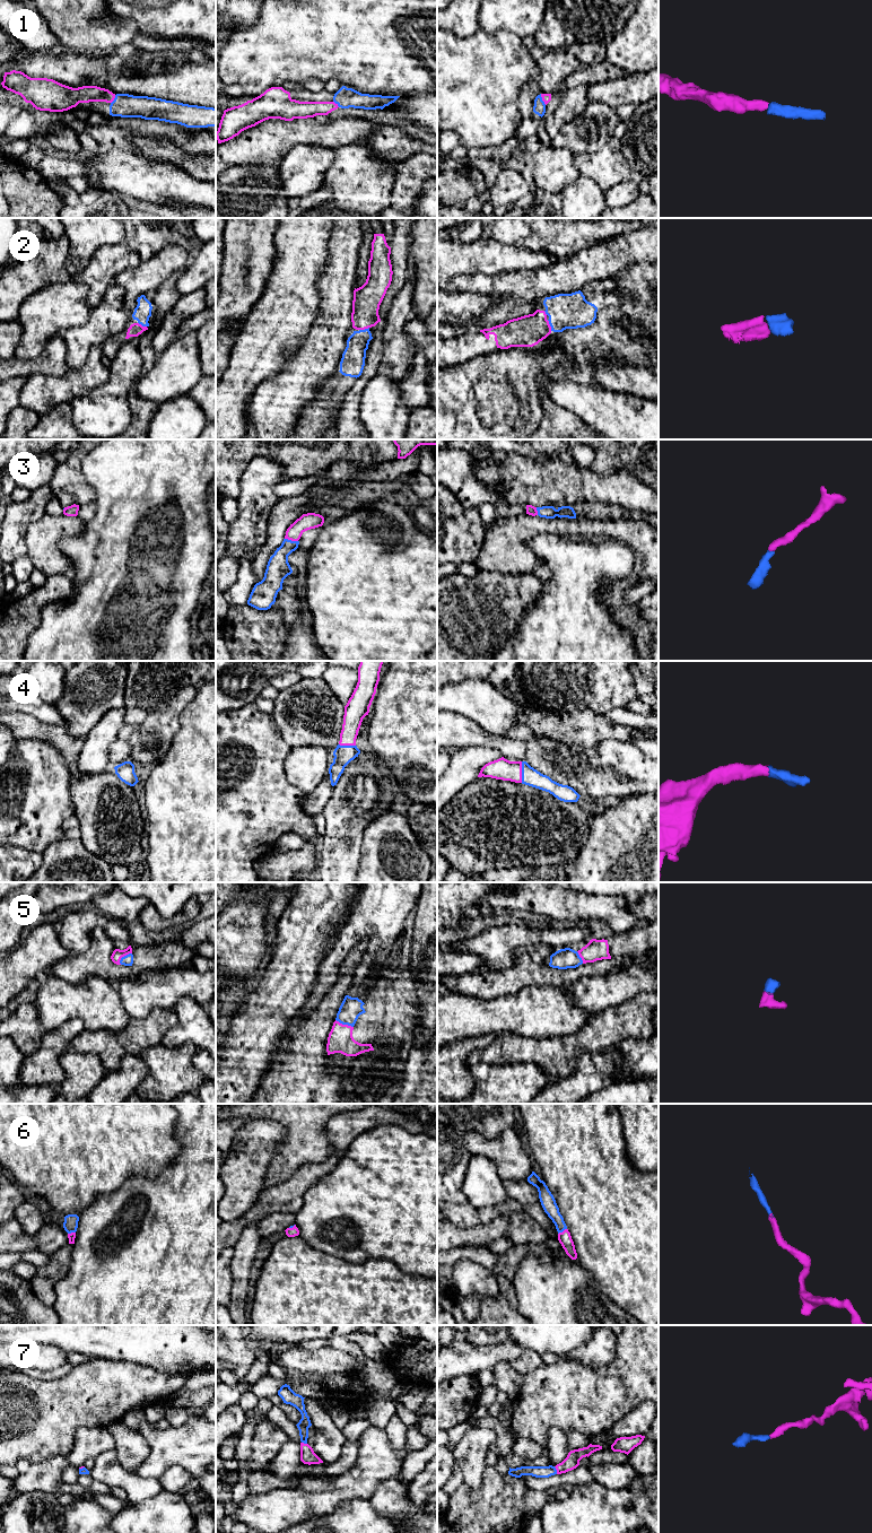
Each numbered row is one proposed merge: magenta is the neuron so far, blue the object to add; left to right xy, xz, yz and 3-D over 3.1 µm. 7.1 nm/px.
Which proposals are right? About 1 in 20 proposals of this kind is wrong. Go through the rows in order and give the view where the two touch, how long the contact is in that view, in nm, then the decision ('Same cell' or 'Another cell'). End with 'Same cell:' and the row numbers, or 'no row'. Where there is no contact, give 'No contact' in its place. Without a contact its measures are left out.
1: Touches magenta in yz. Shared border 90 nm. Same cell
2: Touches magenta in yz. Shared border 90 nm. Same cell
3: Touches magenta in xz. Shared border 100 nm. Same cell
4: Touches magenta in yz. Shared border 150 nm. Same cell
5: Touches magenta in xz. Shared border 140 nm. Same cell
6: Touches magenta in yz. Shared border 80 nm. Same cell
7: Touches magenta in yz. Shared border 60 nm. Same cell
Same cell: 1, 2, 3, 4, 5, 6, 7

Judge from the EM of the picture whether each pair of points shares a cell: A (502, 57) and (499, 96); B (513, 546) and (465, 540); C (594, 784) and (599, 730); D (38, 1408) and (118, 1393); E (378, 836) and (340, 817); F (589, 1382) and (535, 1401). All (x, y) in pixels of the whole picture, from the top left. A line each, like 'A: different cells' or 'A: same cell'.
A: same cell
B: different cells
C: different cells
D: same cell
E: different cells
F: same cell

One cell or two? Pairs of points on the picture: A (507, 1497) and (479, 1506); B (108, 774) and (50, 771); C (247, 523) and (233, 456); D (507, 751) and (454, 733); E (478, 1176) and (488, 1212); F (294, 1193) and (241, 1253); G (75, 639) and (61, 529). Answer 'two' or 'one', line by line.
A: one
B: two
C: two
D: one
E: two
F: two
G: two

